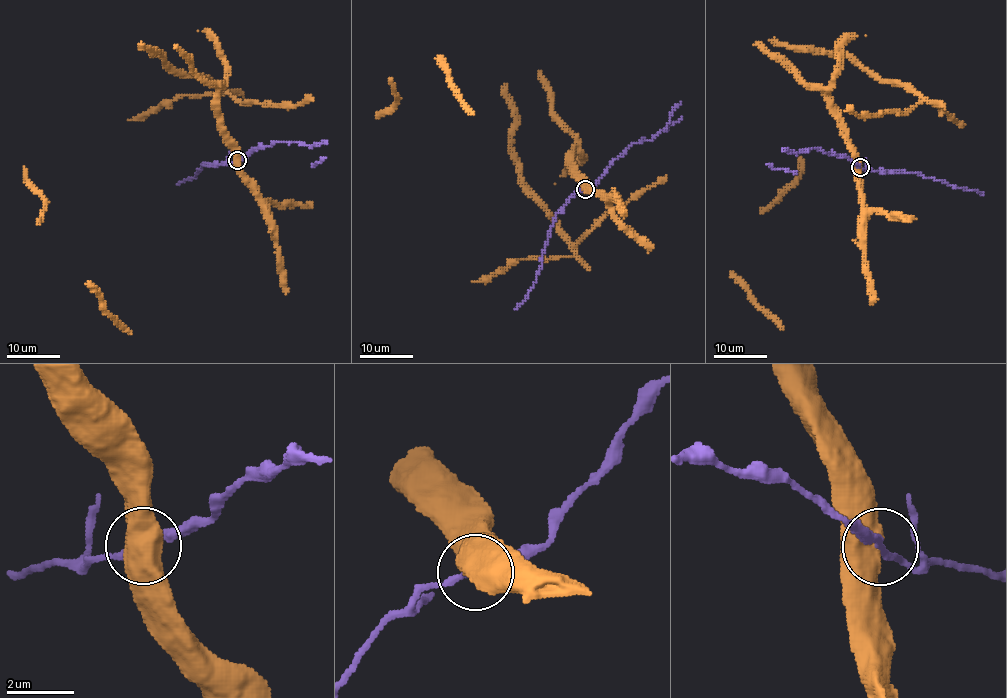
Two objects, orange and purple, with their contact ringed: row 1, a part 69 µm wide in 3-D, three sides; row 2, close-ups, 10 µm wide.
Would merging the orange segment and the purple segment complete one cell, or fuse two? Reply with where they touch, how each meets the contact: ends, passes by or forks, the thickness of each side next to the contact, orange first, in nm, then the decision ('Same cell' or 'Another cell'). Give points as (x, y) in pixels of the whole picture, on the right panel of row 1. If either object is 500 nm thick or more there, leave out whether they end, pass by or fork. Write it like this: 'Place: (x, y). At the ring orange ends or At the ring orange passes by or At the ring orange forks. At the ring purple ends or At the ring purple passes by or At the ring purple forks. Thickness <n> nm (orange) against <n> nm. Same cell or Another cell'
Place: (860, 167). Thickness 700 nm (orange) against 200 nm. Another cell

